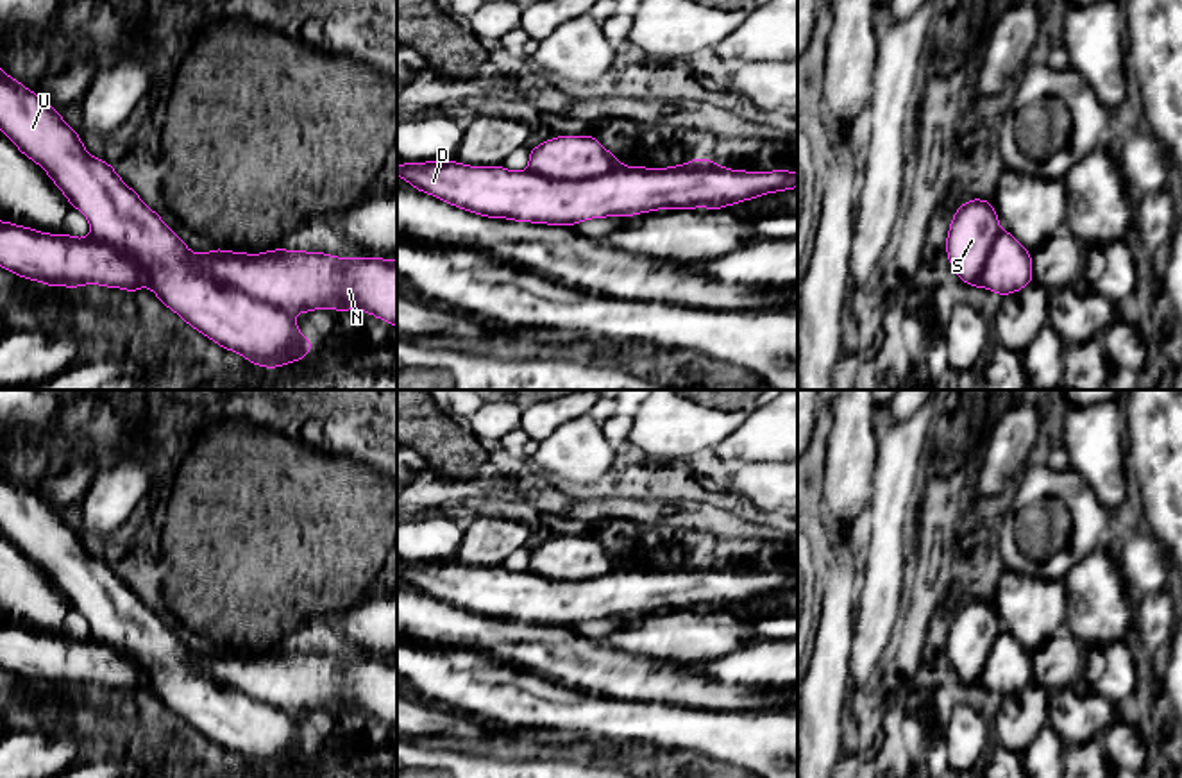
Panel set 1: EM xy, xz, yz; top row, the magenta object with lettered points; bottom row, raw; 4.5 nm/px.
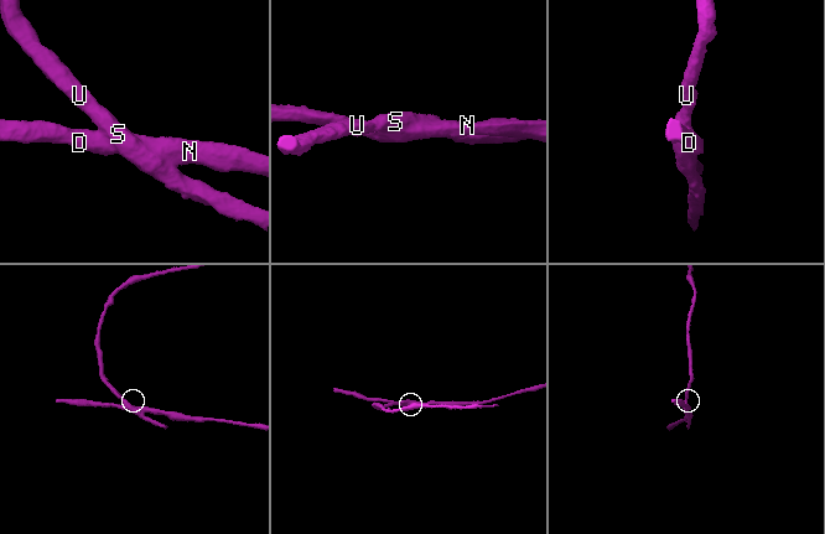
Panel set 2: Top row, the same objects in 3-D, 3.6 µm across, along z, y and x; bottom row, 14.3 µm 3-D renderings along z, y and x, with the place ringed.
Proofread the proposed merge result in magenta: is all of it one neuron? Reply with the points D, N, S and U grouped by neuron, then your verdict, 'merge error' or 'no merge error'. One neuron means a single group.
D N / S U; merge error

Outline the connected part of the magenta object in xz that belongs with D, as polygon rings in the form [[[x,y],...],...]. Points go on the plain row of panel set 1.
[[[706,558],[667,569],[621,567],[579,581],[460,562],[402,563],[397,576],[417,592],[474,615],[569,628],[590,619],[656,610],[722,610],[798,588],[798,572],[740,572]]]

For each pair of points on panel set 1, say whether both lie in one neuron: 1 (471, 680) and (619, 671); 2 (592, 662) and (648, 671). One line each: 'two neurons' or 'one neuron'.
1: two neurons
2: one neuron

